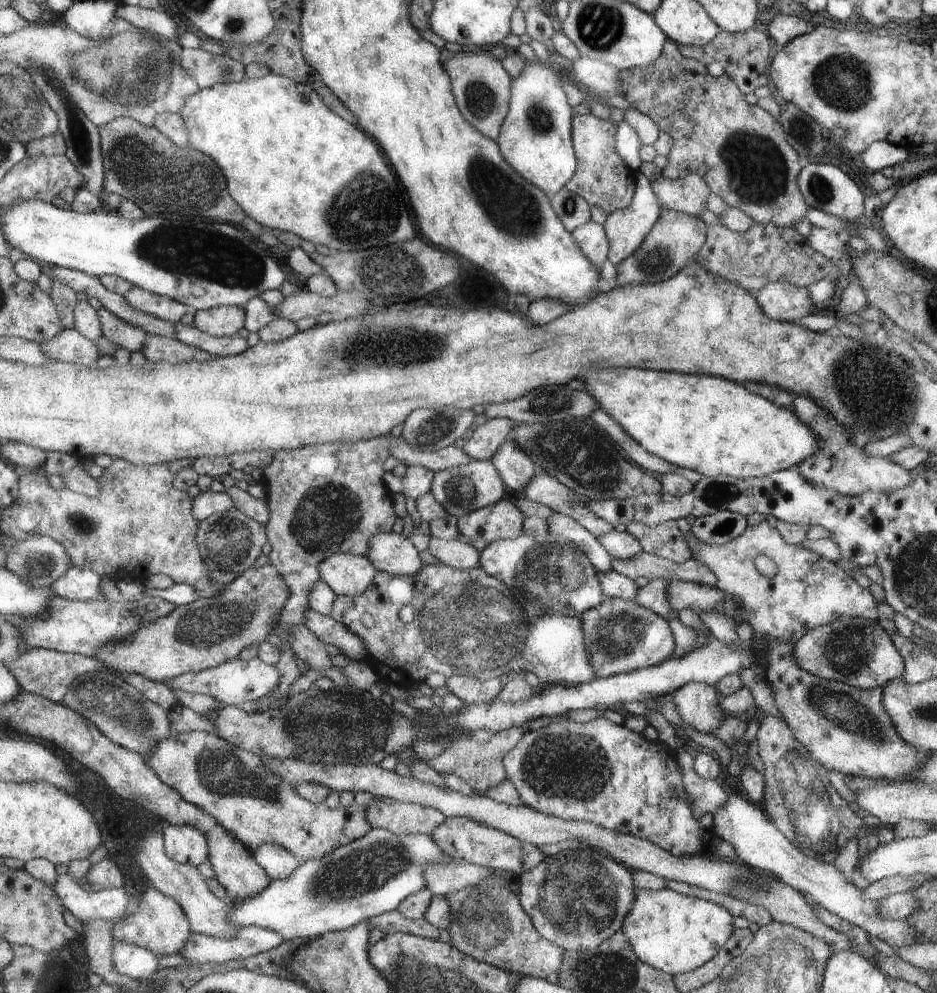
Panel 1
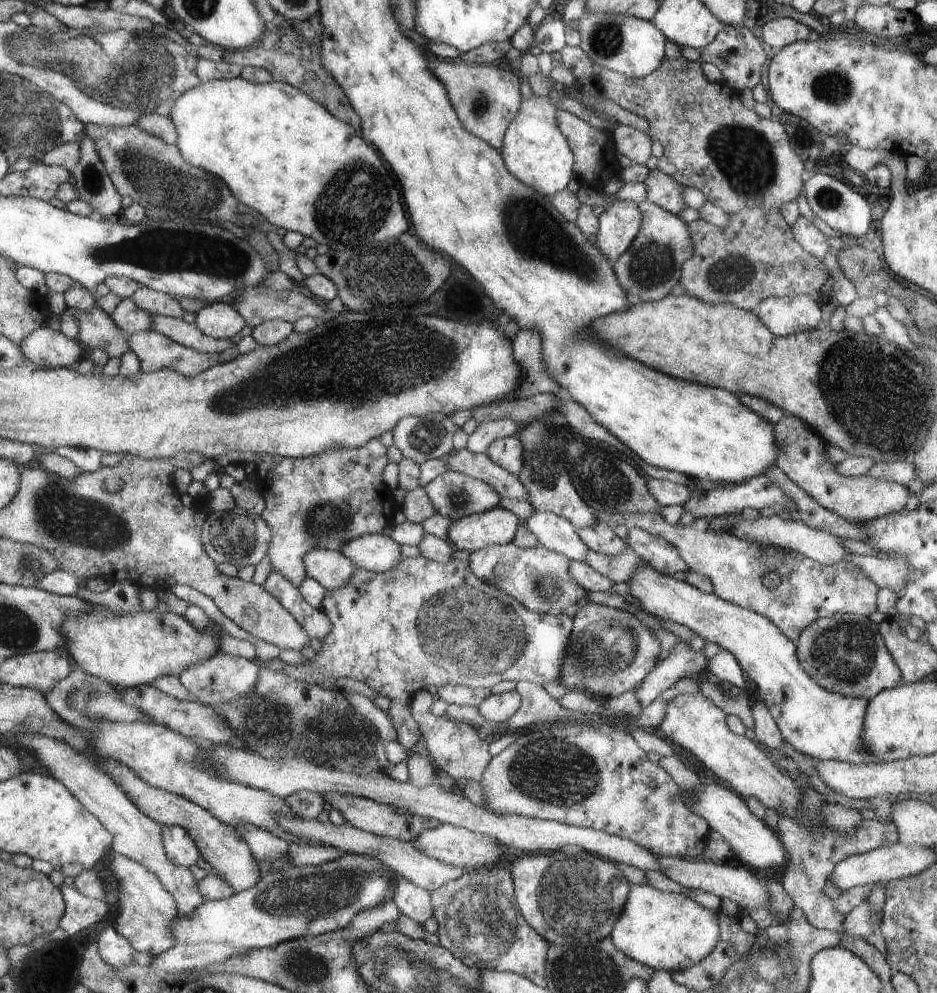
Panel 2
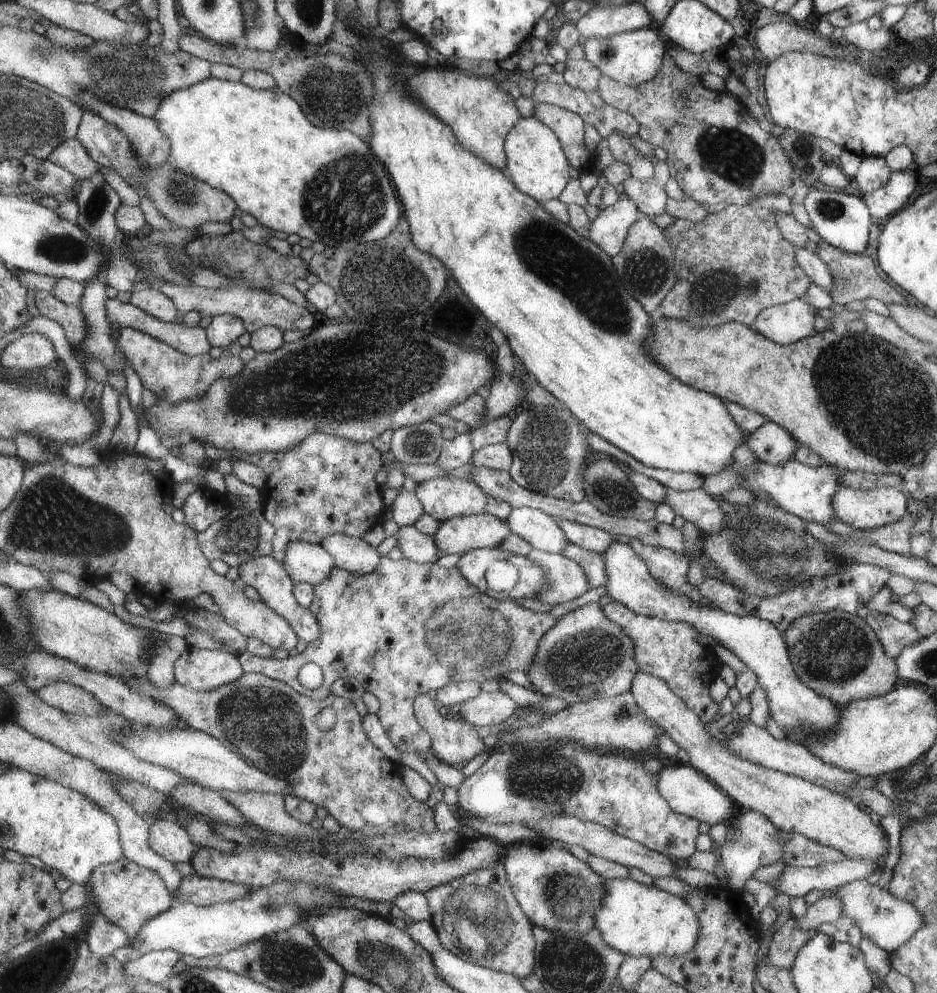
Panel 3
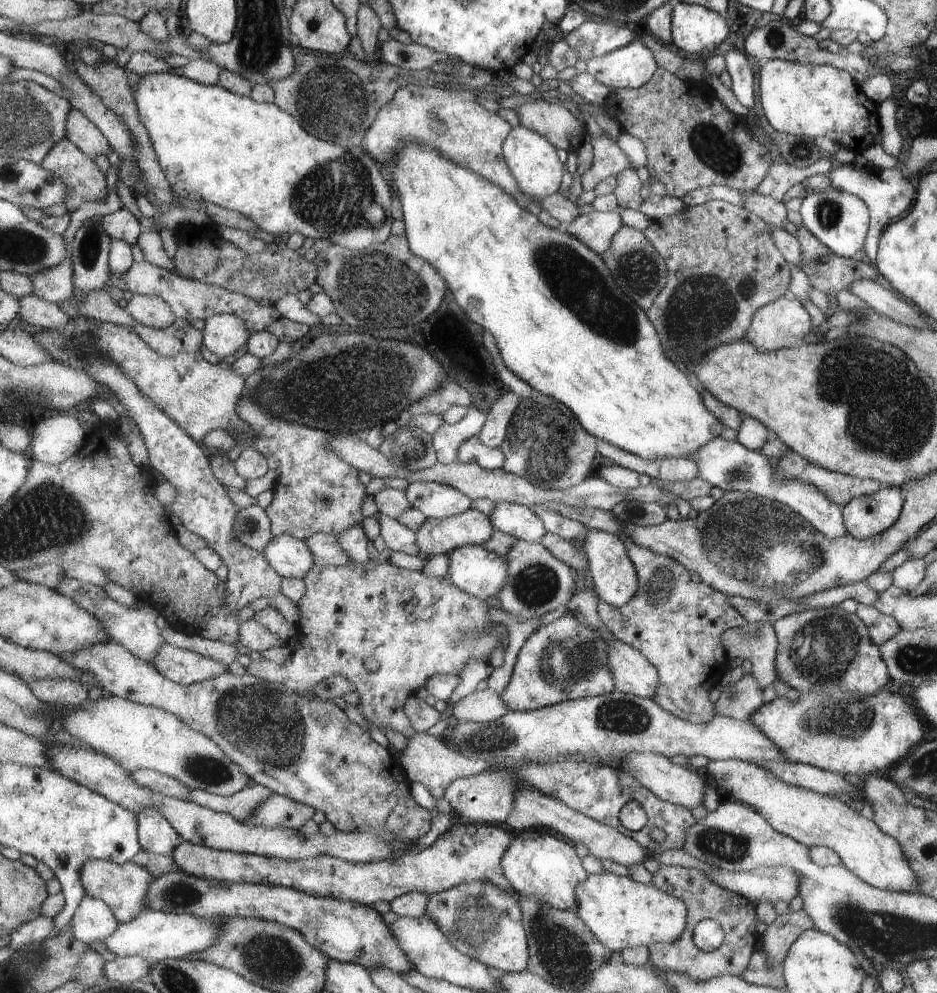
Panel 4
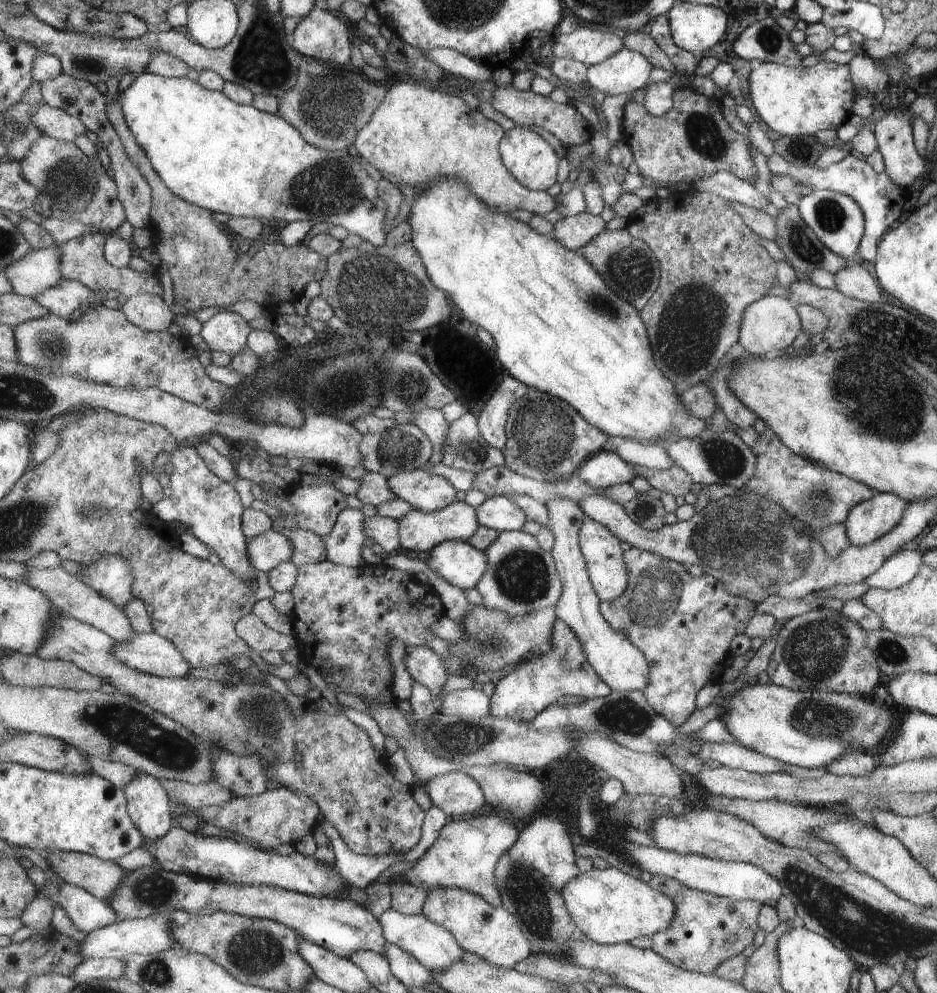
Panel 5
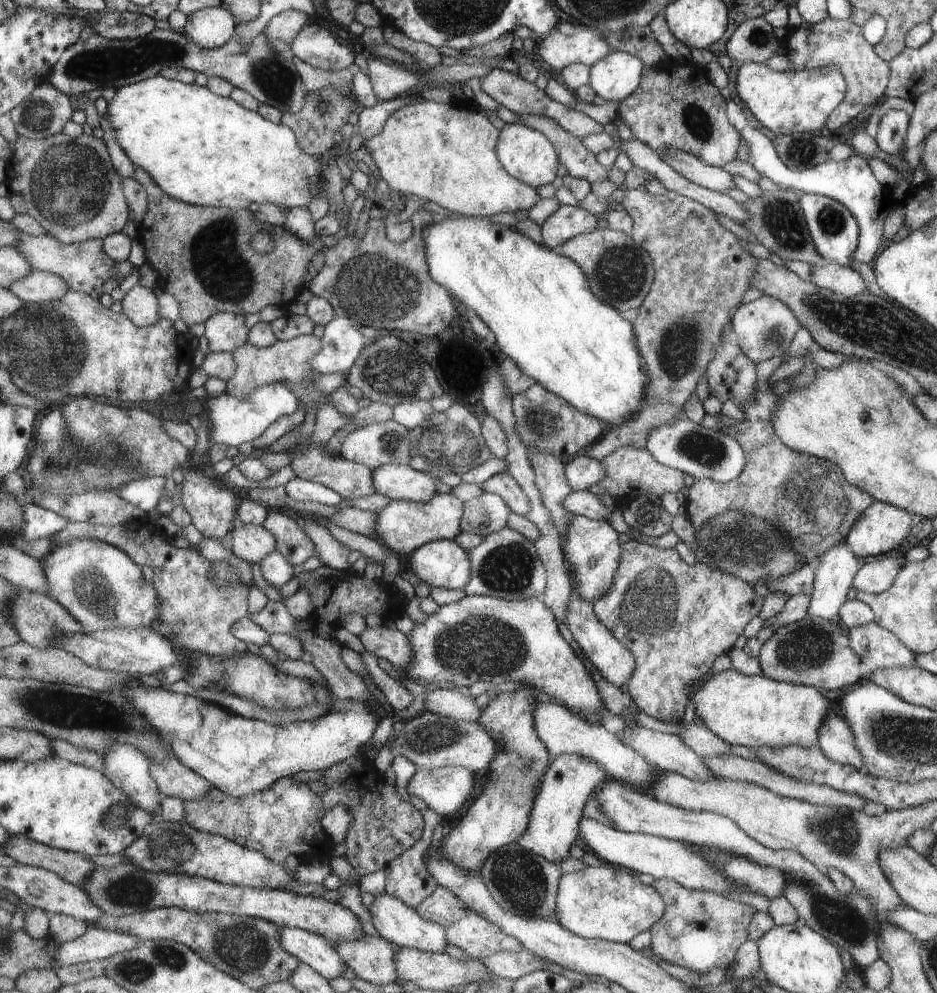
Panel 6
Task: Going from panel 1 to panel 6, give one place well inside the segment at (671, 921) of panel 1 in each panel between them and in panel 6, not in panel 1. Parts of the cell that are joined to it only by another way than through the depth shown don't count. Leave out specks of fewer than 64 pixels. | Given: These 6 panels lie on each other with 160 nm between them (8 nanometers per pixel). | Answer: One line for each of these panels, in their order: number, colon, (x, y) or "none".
2: (661, 930)
3: (639, 920)
4: (622, 914)
5: (608, 906)
6: (597, 902)

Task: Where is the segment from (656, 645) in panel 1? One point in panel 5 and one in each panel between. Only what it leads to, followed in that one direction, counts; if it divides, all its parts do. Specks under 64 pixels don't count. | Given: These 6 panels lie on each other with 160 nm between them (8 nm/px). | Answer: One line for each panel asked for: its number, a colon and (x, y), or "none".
2: (609, 652)
3: (584, 655)
4: (564, 660)
5: (533, 684)

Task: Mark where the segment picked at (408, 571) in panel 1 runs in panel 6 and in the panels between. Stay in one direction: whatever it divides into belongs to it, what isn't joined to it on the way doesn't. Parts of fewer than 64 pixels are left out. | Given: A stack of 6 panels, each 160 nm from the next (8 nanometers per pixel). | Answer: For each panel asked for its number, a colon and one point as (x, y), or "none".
2: (378, 552)
3: (350, 553)
4: (326, 548)
5: (310, 548)
6: (291, 541)

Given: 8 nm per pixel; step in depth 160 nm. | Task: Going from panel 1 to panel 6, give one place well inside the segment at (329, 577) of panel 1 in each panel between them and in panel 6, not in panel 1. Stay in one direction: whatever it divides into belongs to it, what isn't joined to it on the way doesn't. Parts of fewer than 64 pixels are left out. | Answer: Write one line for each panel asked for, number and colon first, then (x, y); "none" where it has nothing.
2: (334, 570)
3: (305, 561)
4: (291, 557)
5: (268, 550)
6: (252, 543)

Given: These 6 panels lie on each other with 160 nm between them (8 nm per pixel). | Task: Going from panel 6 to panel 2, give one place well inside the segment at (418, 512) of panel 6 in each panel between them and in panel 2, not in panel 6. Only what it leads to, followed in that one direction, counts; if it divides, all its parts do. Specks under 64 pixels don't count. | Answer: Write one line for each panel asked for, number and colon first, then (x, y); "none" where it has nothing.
2: (496, 526)
3: (456, 535)
4: (437, 536)
5: (420, 531)

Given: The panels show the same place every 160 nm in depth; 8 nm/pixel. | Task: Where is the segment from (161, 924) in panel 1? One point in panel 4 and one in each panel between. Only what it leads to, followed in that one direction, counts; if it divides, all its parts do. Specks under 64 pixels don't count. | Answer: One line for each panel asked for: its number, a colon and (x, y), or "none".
2: (147, 909)
3: (129, 894)
4: (124, 887)

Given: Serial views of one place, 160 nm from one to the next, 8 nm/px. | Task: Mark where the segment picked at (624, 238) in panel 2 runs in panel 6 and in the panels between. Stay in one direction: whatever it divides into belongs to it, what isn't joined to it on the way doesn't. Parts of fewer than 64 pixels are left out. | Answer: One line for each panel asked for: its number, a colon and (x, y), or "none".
3: (608, 229)
4: (596, 229)
5: (572, 231)
6: (566, 221)

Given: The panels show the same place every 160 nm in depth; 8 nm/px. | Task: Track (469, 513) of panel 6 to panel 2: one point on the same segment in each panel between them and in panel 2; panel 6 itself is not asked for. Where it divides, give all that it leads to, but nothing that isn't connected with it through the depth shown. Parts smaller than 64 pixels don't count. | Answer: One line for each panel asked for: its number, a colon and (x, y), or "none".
2: (552, 532)
3: (541, 531)
4: (520, 521)
5: (498, 512)

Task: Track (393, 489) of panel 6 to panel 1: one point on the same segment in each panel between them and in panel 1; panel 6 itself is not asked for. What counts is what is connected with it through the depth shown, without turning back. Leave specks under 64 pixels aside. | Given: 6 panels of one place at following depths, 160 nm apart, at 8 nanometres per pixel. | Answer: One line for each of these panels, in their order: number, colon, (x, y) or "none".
1: (459, 490)
2: (454, 495)
3: (444, 498)
4: (436, 500)
5: (426, 491)

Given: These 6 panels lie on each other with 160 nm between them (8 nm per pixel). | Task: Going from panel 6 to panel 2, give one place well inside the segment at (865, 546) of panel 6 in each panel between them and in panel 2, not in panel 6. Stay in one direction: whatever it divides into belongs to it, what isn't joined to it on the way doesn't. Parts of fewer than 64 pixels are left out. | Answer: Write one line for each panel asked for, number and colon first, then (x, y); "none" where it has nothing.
2: (802, 460)
3: (863, 510)
4: (864, 516)
5: (868, 521)

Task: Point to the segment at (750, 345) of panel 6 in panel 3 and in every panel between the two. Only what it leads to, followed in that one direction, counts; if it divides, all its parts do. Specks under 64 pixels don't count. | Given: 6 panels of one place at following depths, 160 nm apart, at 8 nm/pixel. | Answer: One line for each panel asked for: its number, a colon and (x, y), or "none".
3: (785, 323)
4: (782, 323)
5: (769, 324)

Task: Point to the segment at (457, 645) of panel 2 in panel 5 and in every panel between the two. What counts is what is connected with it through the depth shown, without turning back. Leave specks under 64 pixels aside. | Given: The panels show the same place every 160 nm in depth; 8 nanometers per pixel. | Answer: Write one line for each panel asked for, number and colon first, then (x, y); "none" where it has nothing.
3: (406, 628)
4: (414, 625)
5: (344, 616)

